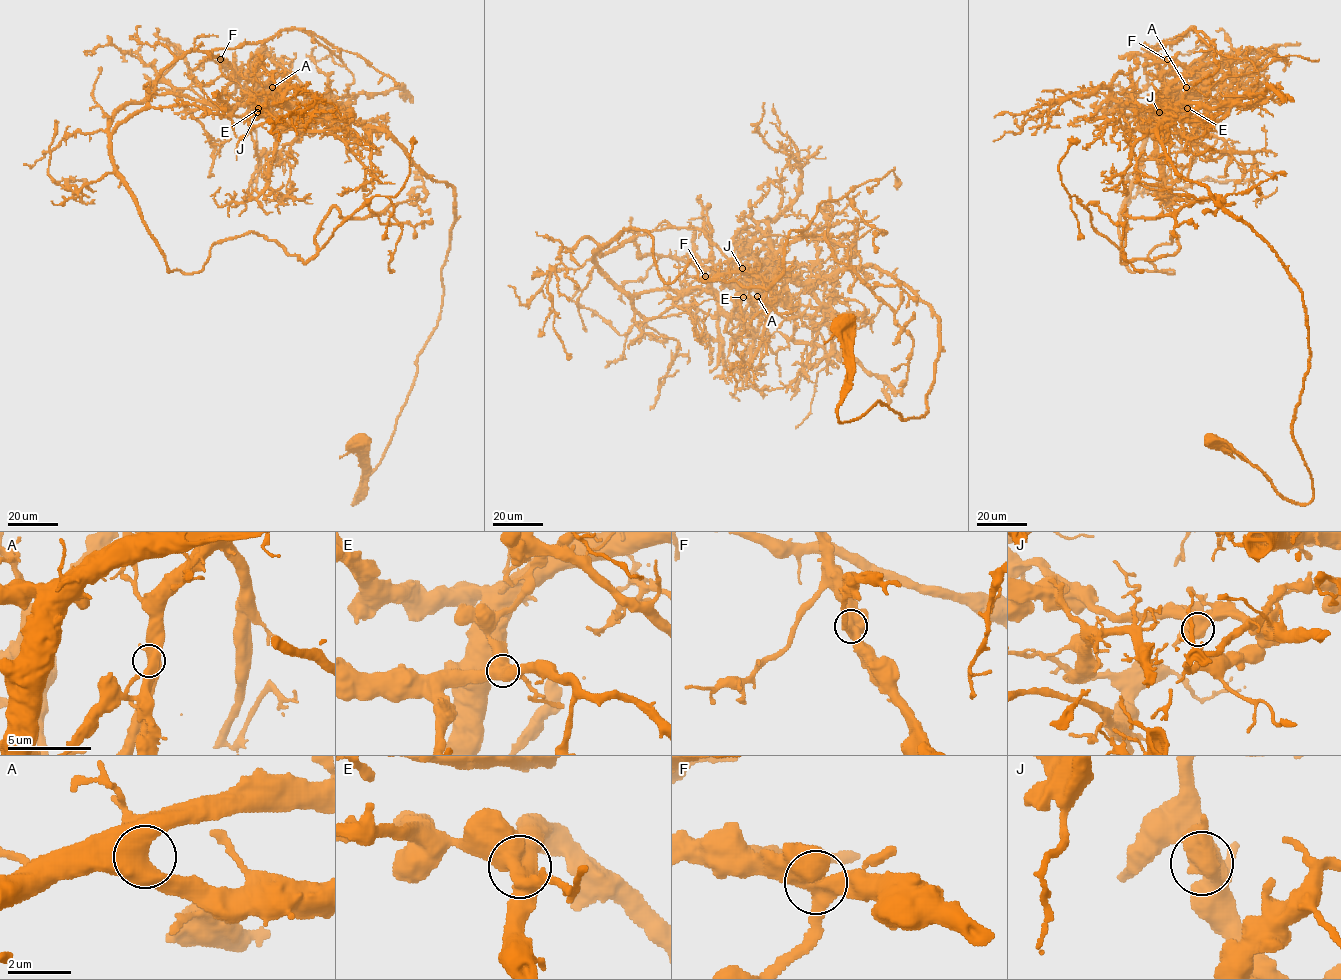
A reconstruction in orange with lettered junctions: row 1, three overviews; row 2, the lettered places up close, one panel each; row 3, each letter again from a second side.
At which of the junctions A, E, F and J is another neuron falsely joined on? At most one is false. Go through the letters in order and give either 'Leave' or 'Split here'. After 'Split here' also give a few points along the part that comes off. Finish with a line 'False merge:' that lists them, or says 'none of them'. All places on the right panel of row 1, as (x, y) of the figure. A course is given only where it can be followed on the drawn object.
A: Leave
E: Split here. Course of the part to remove: (1187, 108), (1121, 209), (1131, 271), (1174, 274), (1148, 254), (1177, 235), (1123, 262), (1125, 206), (1287, 173)
F: Leave
J: Leave
False merge: E

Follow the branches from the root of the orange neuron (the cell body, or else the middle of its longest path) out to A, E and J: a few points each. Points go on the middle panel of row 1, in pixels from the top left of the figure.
A: (841, 324), (839, 421), (877, 402), (922, 417), (939, 319), (908, 286), (849, 266), (769, 273), (757, 296)
E: (841, 324), (839, 421), (877, 402), (922, 417), (939, 319), (894, 276), (764, 267), (743, 297)
J: (841, 324), (839, 421), (877, 402), (922, 417), (939, 319), (908, 286), (872, 266), (808, 281), (742, 268)

